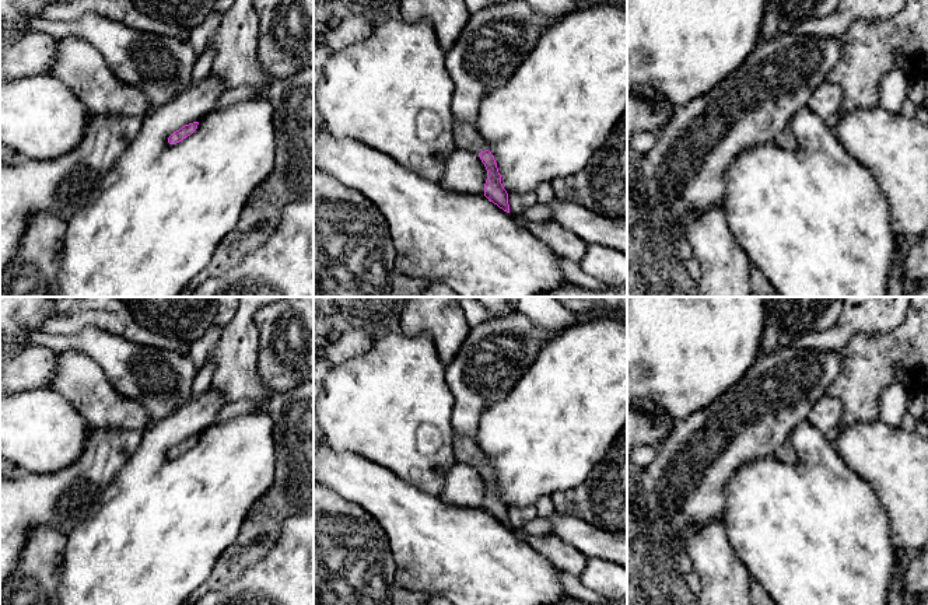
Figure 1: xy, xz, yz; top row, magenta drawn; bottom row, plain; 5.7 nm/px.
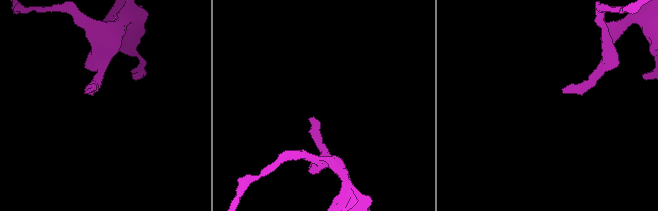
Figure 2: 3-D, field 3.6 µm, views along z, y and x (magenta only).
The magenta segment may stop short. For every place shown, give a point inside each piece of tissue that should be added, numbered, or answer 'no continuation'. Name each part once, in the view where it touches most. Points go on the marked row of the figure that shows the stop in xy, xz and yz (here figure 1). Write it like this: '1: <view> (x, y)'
1: xz (465, 136)

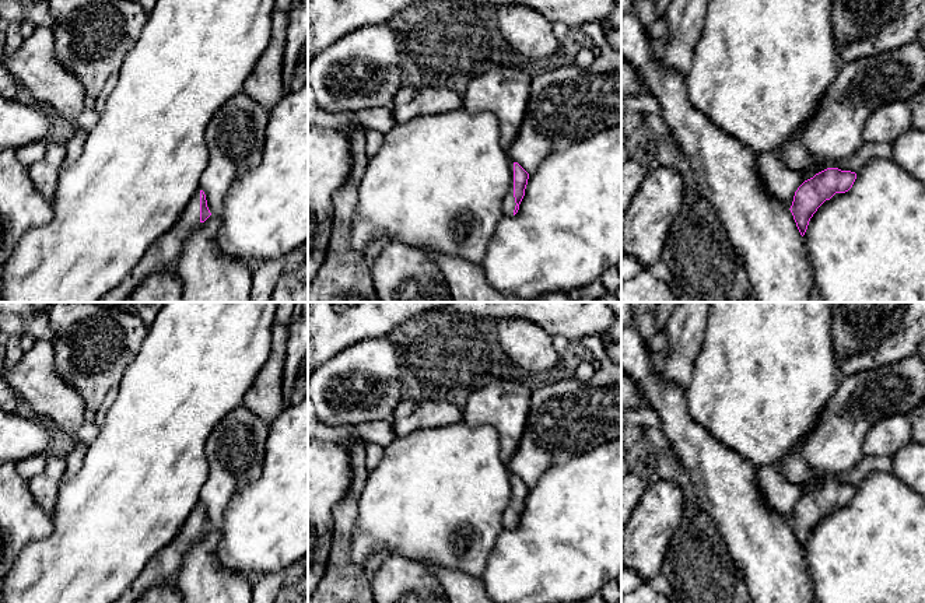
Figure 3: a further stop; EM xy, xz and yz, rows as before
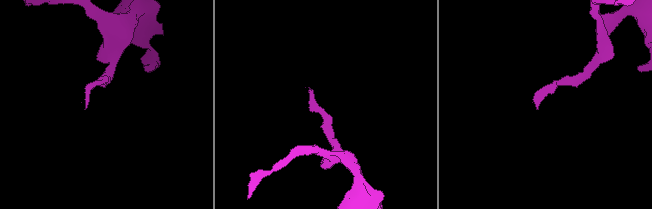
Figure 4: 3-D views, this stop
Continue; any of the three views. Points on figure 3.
1: xz (508, 203)

